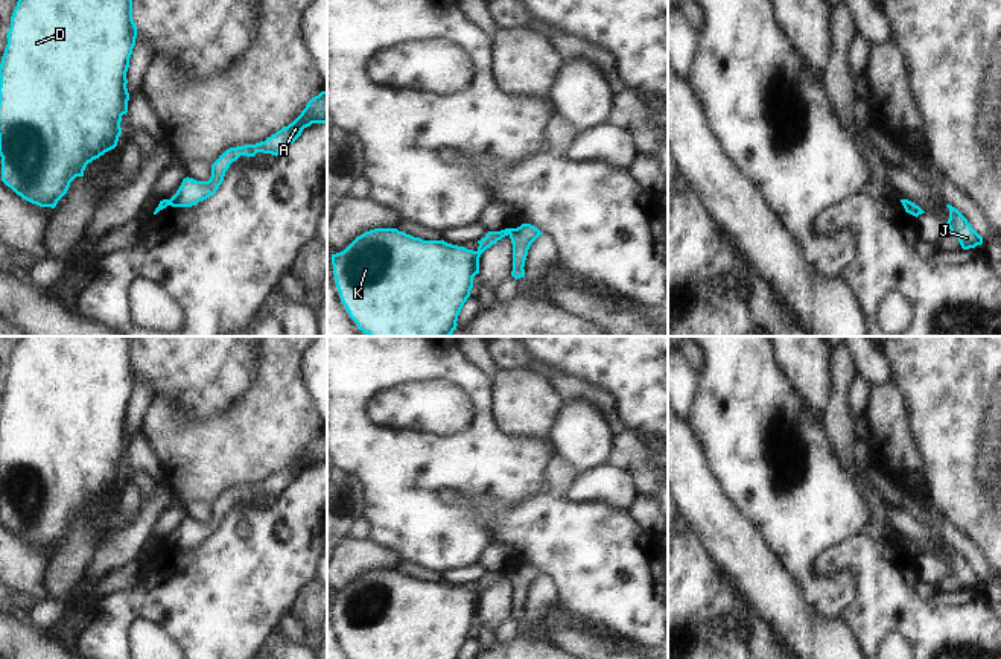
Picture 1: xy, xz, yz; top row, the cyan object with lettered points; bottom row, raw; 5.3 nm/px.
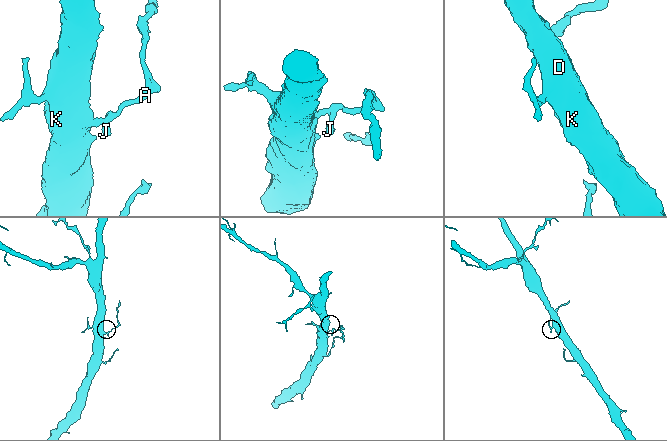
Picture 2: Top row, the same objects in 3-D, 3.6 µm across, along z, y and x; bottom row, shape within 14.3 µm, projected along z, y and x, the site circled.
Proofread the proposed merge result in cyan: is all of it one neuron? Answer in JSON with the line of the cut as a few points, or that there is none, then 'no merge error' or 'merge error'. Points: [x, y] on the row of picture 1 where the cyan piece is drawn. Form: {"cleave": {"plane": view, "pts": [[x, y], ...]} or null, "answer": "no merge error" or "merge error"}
{"cleave": {"plane": "xz", "pts": [[508, 229], [510, 233]]}, "answer": "merge error"}

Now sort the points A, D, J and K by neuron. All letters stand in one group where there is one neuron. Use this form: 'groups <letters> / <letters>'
groups A J / D K

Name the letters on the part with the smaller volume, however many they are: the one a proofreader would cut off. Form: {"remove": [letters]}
{"remove": ["A", "J"]}

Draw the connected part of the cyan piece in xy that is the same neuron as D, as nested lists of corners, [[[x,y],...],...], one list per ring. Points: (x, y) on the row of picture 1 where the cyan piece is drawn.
[[[18,0],[11,17],[8,44],[0,64],[0,157],[2,181],[23,199],[40,207],[55,209],[76,177],[84,177],[88,163],[117,146],[122,116],[128,113],[129,93],[126,72],[135,46],[137,26],[132,20],[132,0]]]

